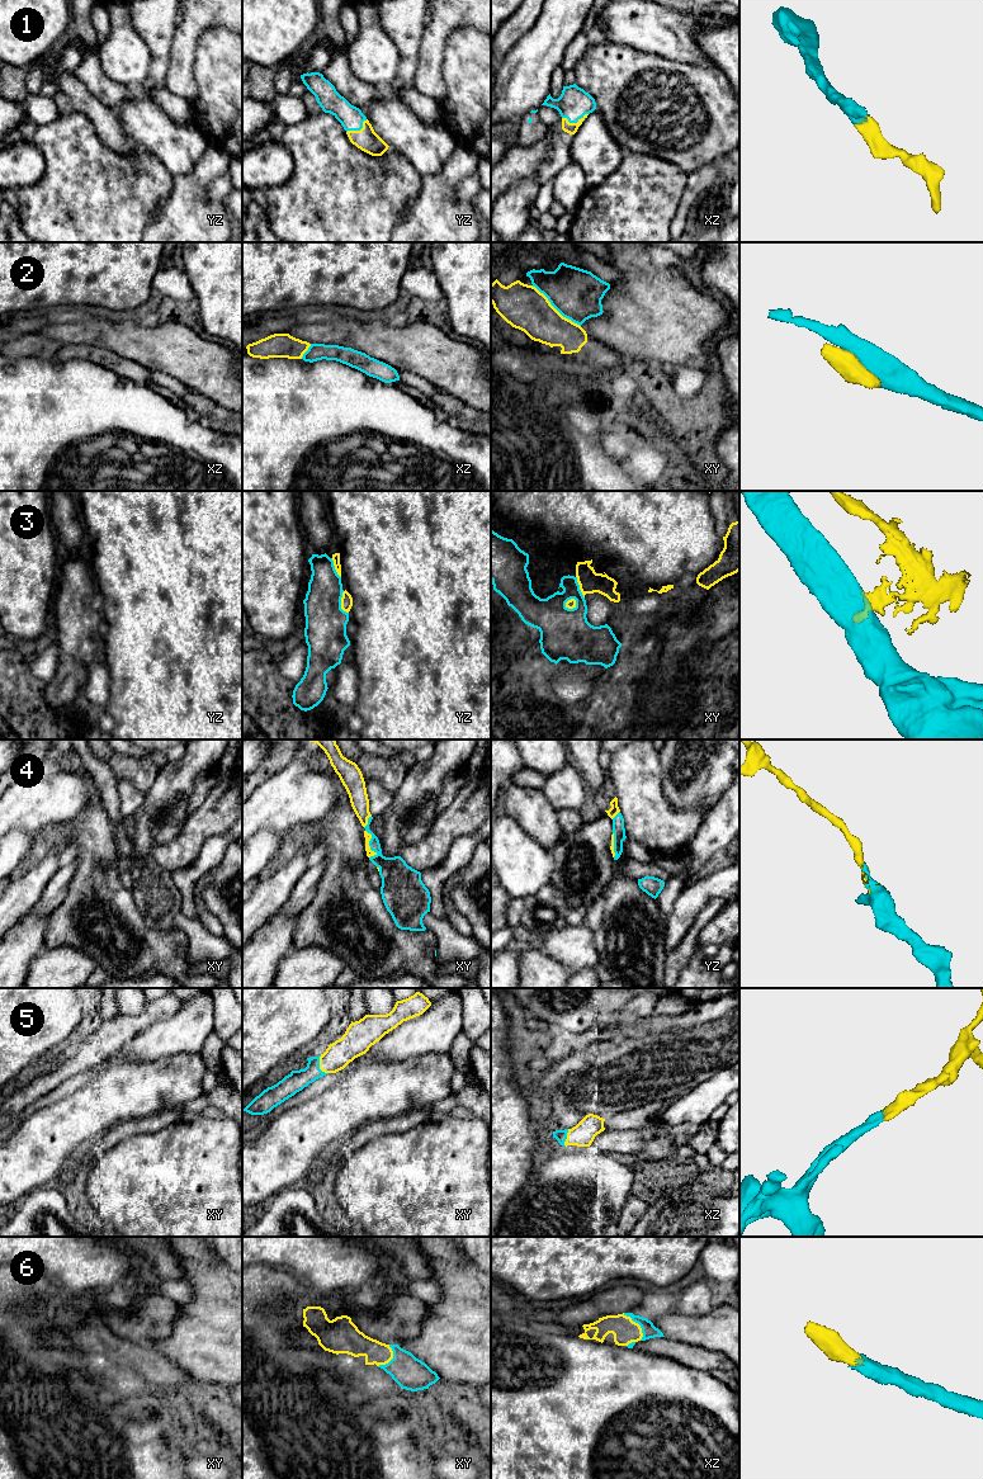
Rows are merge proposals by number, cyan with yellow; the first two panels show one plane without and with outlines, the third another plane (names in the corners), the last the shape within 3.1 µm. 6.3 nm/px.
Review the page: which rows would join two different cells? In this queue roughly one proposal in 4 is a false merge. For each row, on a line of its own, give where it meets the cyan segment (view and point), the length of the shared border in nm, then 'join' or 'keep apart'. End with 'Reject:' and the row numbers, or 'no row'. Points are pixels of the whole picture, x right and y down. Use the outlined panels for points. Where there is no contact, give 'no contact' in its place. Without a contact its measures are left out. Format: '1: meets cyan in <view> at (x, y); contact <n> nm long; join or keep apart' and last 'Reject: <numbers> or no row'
1: meets cyan in xz at (575, 122); contact 170 nm long; join
2: meets cyan in xy at (556, 308); contact 400 nm long; keep apart
3: meets cyan in yz at (340, 603); contact 150 nm long; keep apart
4: meets cyan in xy at (369, 845); contact 190 nm long; join
5: meets cyan in xy at (318, 1066); contact 130 nm long; join
6: meets cyan in xz at (638, 1323); contact 200 nm long; join
Reject: 2, 3

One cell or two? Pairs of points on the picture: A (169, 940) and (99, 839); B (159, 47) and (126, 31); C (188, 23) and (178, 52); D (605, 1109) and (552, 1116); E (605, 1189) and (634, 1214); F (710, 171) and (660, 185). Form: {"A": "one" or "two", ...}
{"A": "one", "B": "two", "C": "one", "D": "two", "E": "two", "F": "two"}

